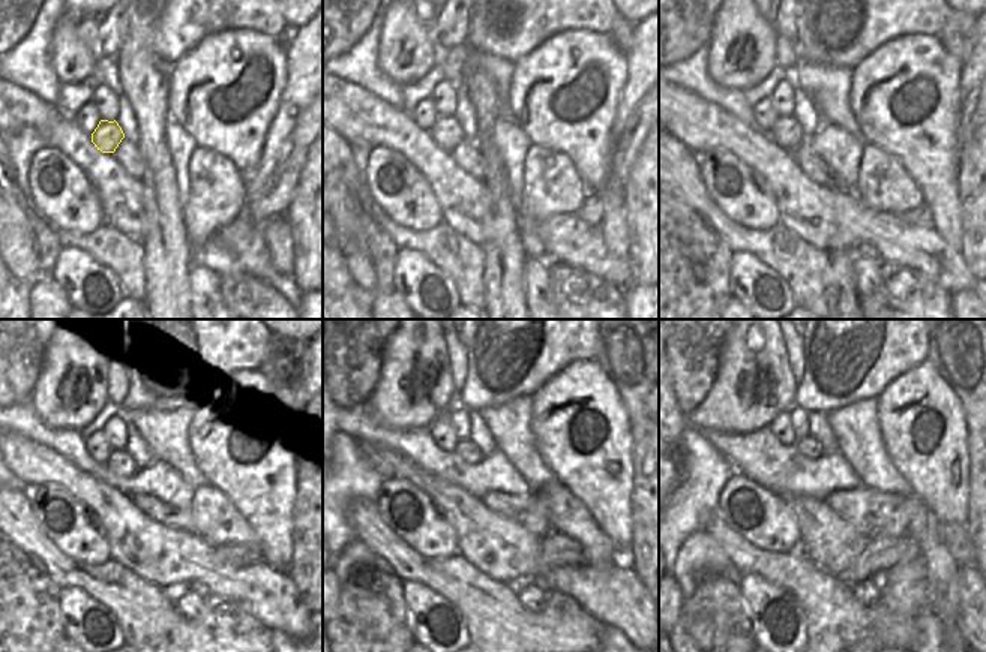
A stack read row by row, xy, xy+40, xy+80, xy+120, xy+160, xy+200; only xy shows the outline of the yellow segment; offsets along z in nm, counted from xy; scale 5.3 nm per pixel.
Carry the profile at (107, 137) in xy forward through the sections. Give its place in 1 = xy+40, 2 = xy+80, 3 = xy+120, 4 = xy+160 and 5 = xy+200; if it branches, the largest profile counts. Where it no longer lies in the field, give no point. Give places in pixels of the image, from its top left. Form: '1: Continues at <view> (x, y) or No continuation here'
1: Continues at xy+40 (446, 132)
2: Continues at xy+80 (787, 132)
3: Continues at xy+120 (119, 462)
4: Continues at xy+160 (467, 450)
5: Continues at xy+200 (808, 447)

